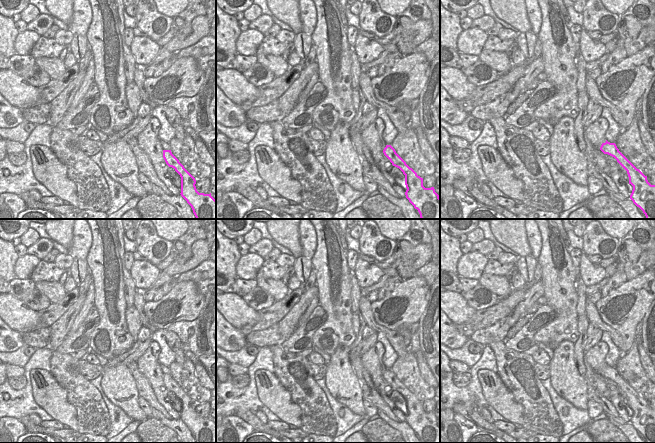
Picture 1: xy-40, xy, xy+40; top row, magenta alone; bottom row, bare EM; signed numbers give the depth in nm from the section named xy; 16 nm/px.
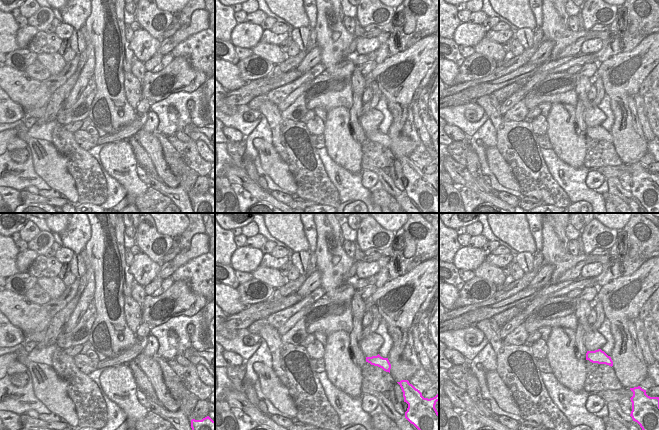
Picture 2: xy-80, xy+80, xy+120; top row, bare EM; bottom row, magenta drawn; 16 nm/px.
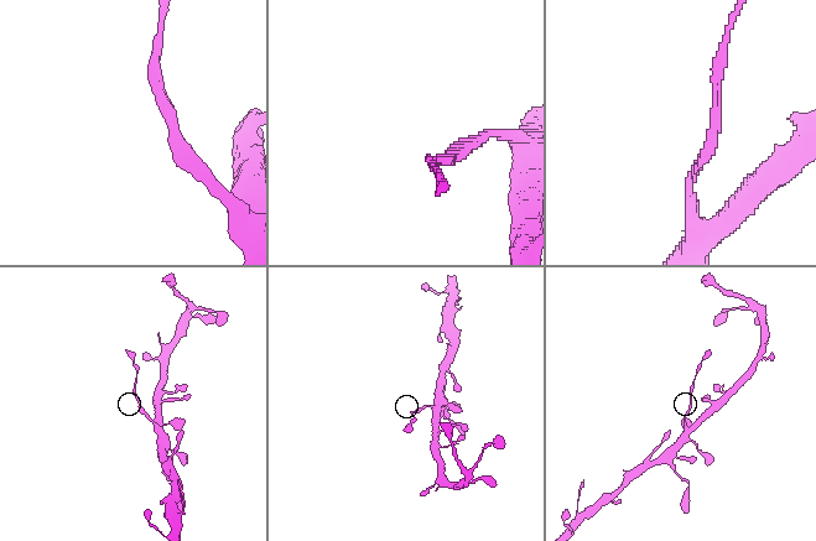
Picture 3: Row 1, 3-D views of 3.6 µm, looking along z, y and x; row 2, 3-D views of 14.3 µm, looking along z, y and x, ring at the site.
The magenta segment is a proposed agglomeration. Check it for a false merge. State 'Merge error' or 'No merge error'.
Merge error

